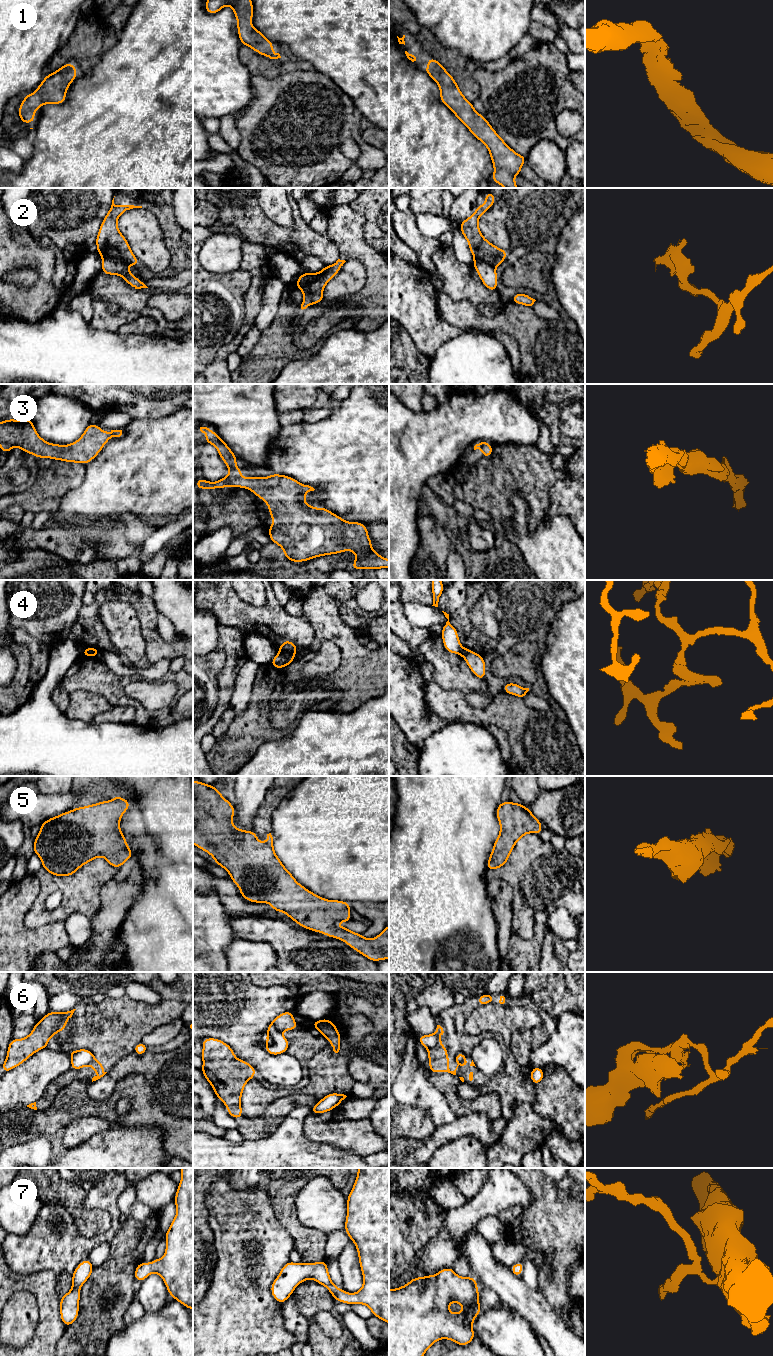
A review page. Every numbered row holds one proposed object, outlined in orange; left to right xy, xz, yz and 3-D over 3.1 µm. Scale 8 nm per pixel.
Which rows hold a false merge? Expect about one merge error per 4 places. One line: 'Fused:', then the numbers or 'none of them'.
Fused: 2, 4, 6

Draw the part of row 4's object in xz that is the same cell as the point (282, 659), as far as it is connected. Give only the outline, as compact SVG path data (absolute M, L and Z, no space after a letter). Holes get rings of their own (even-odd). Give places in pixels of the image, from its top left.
M278 652L278 654L272 659L270 664L275 668L284 668L291 664L295 659L295 654L286 653L286 652Z

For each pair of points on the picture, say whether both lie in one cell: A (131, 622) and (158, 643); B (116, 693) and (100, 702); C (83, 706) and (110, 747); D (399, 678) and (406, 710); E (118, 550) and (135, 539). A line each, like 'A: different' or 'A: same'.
A: different
B: different
C: different
D: same
E: different

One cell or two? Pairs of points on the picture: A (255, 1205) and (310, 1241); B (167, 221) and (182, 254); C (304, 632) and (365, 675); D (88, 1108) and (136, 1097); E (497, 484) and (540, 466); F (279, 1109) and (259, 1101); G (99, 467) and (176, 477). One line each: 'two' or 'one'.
A: two
B: one
C: two
D: one
E: one
F: two
G: one

